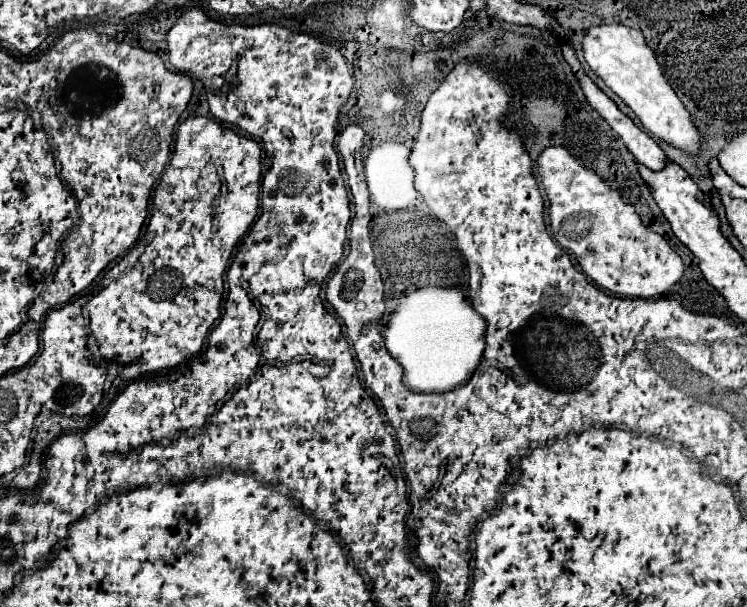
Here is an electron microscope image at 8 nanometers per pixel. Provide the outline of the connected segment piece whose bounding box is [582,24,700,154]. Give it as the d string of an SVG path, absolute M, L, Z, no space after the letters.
M602 24L586 30L582 40L584 60L596 76L640 118L640 122L658 138L668 144L696 154L700 148L700 132L692 126L690 114L672 90L672 86L662 76L654 52L646 46L644 36L638 30L626 28L622 24Z

